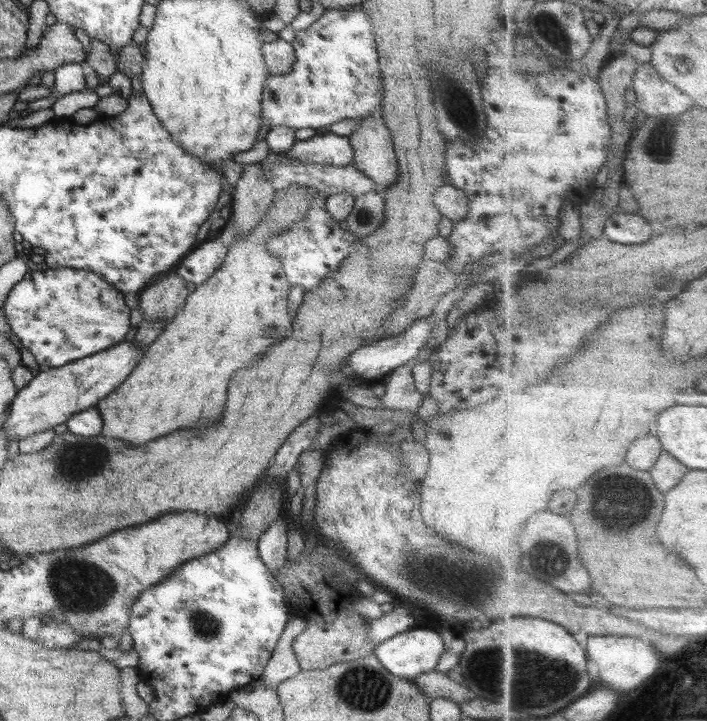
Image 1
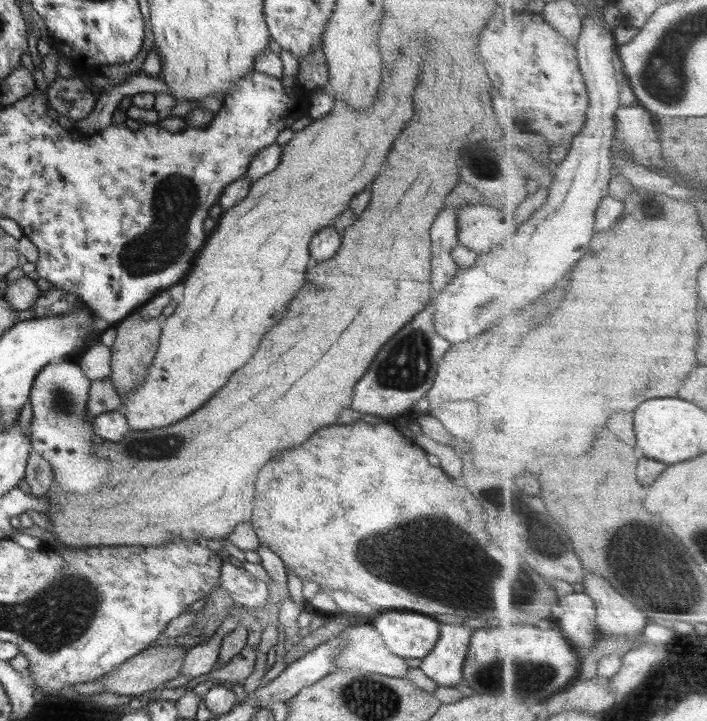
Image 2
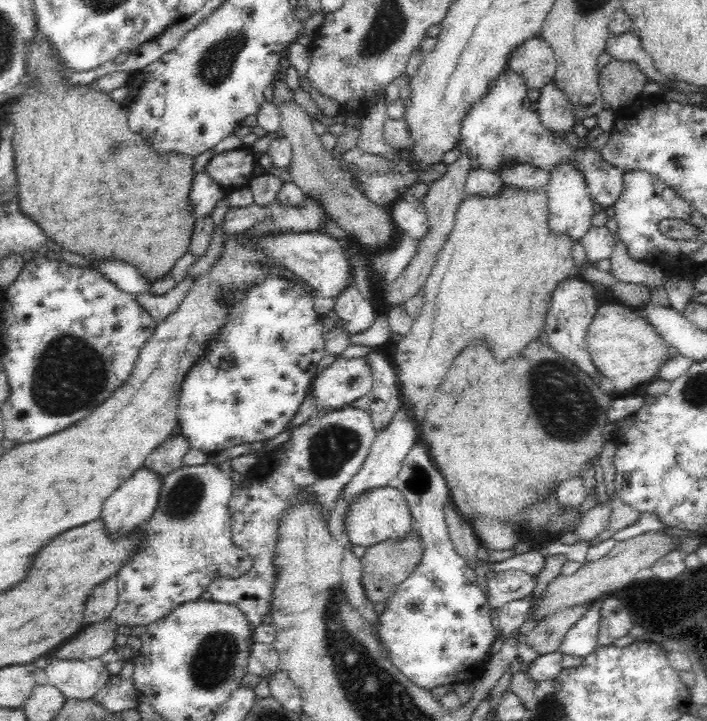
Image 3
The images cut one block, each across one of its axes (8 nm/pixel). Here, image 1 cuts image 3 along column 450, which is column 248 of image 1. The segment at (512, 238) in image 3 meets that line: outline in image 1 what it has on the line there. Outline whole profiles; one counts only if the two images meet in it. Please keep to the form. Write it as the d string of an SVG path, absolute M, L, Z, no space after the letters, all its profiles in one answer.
M288 187L276 191L276 198L268 214L264 215L257 225L245 235L234 238L224 256L224 264L210 276L209 280L199 284L185 300L185 305L164 327L164 330L147 346L142 358L136 363L127 379L120 383L104 400L100 399L95 409L103 418L101 434L107 437L120 438L130 444L144 444L148 440L172 434L180 428L198 428L202 424L216 422L226 404L226 388L236 370L250 366L258 354L272 346L274 336L276 344L284 340L292 324L288 316L288 293L290 284L282 270L282 263L265 247L273 236L289 230L297 220L305 216L310 209L312 194L300 187Z

